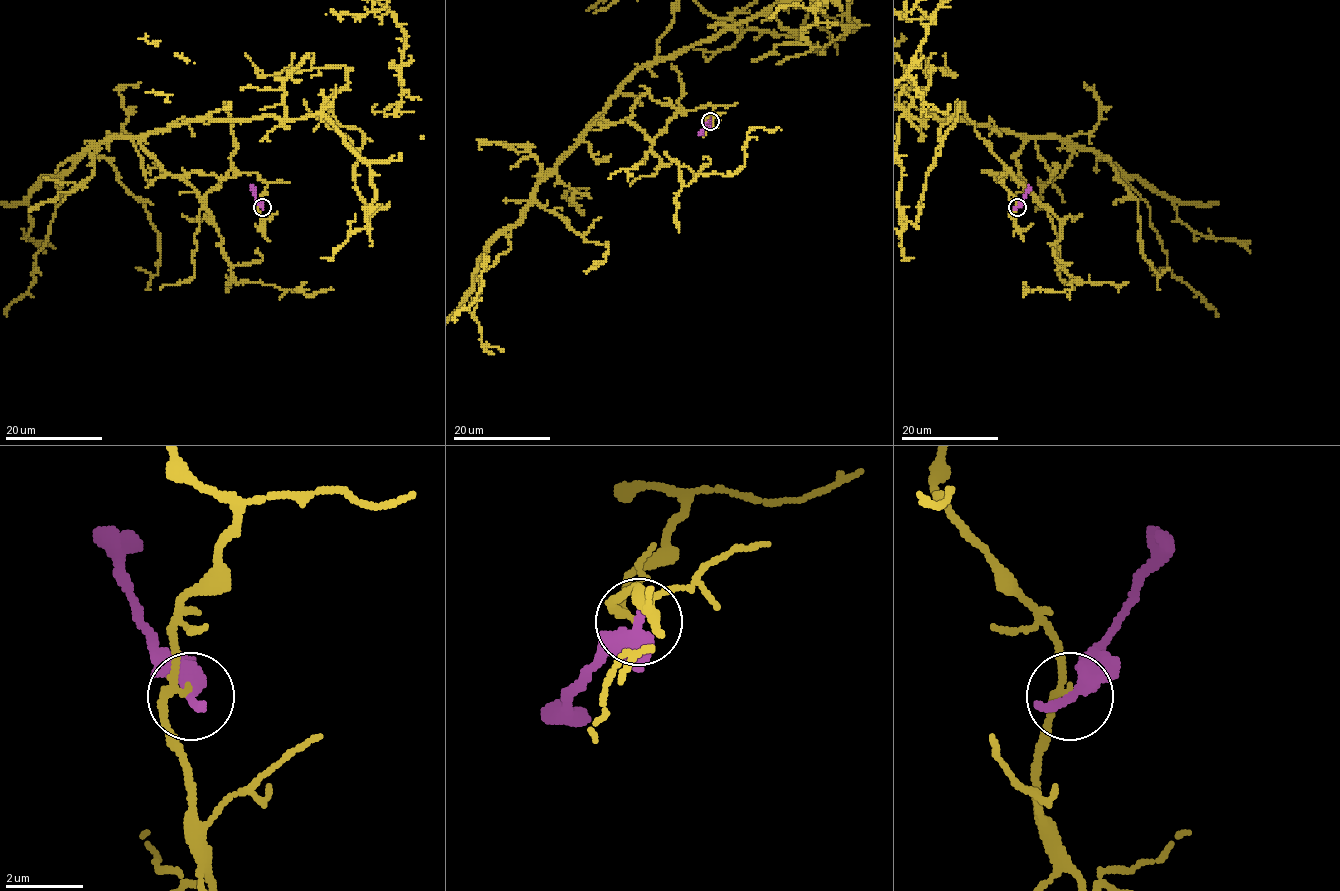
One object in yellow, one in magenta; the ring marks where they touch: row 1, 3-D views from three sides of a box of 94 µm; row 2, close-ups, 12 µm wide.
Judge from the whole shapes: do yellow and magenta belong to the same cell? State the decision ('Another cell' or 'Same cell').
Another cell

